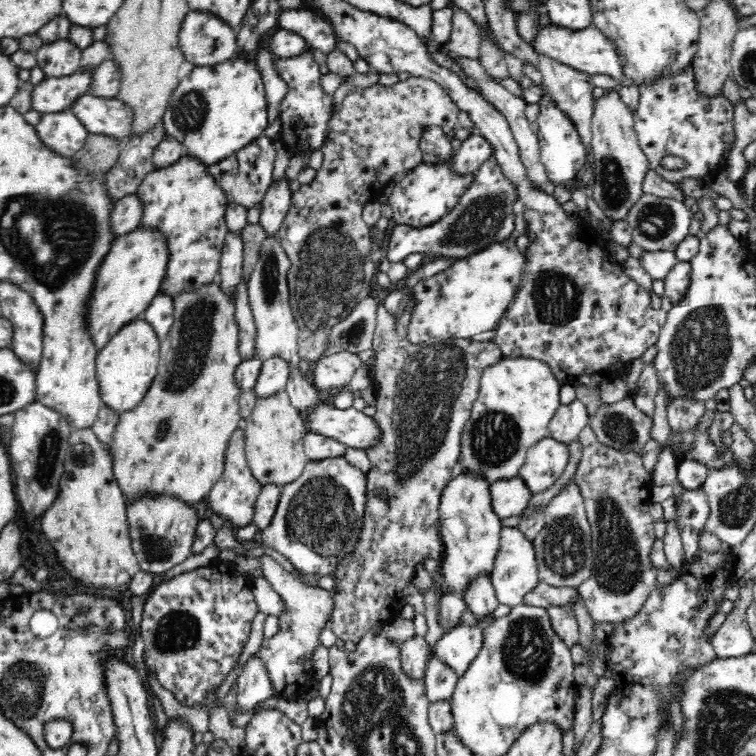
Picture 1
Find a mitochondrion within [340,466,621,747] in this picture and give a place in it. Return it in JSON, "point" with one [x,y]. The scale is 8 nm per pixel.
{"point":[526,654]}

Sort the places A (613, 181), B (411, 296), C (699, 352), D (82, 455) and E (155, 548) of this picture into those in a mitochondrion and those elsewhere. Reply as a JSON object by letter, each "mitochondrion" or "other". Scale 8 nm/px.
{"A":"mitochondrion","B":"other","C":"mitochondrion","D":"mitochondrion","E":"mitochondrion"}

